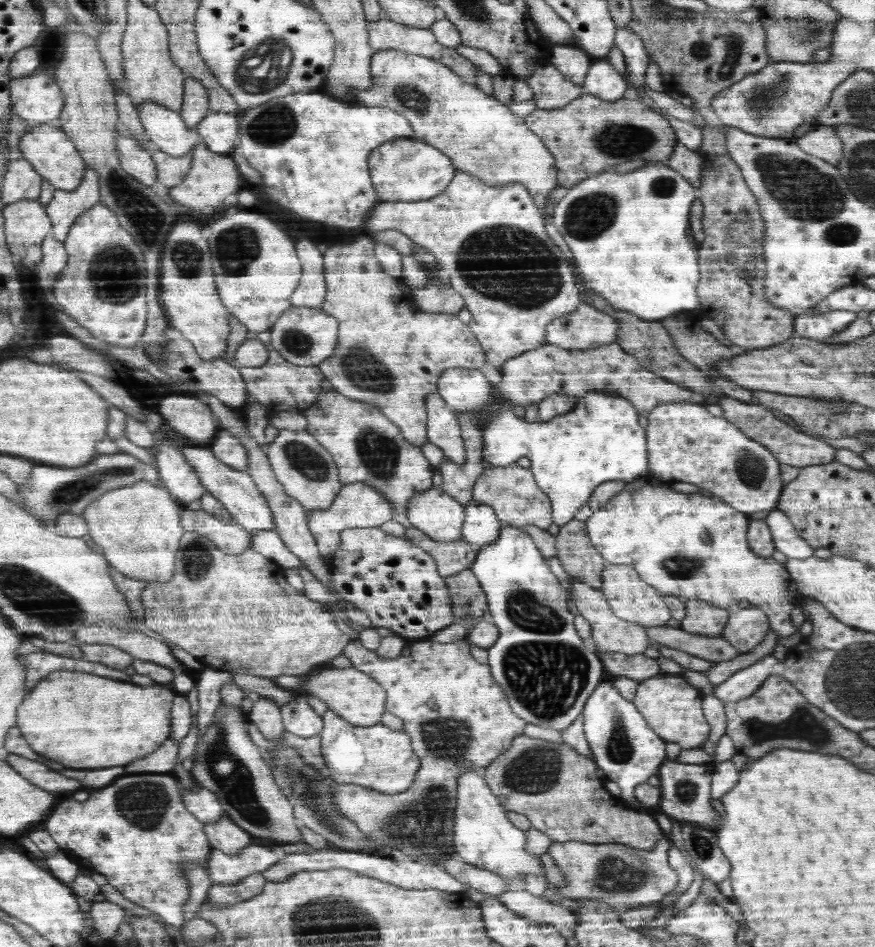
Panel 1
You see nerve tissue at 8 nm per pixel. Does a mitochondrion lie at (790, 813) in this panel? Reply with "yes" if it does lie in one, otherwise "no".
no

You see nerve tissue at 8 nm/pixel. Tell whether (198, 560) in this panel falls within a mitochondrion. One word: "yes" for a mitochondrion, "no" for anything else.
yes

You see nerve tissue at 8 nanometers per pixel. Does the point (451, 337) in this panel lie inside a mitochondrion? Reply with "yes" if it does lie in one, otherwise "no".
no

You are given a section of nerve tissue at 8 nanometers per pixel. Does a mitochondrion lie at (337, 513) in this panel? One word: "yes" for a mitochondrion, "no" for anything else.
no

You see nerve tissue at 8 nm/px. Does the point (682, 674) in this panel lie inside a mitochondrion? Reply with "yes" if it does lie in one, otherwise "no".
no

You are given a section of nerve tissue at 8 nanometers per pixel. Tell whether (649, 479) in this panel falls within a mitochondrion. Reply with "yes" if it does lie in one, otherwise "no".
no

